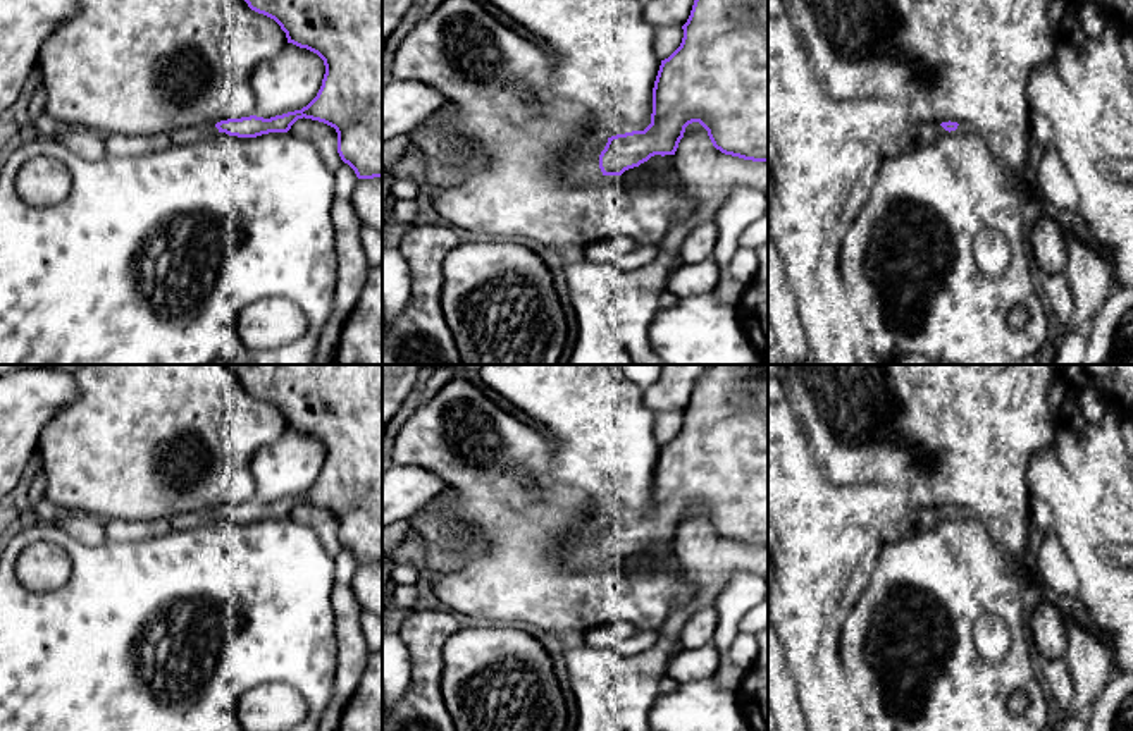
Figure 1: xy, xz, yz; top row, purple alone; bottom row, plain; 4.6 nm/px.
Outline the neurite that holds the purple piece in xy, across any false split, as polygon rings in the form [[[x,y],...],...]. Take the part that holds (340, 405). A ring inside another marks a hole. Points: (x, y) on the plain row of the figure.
[[[229,365],[248,392],[274,404],[288,428],[317,439],[325,459],[317,482],[301,495],[270,504],[250,501],[150,521],[105,521],[107,542],[141,542],[210,525],[219,518],[257,523],[288,518],[298,504],[324,507],[337,518],[337,538],[358,564],[382,562],[382,365]]]

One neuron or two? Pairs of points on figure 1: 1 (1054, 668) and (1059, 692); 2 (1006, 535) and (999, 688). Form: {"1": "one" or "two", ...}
{"1": "one", "2": "two"}

